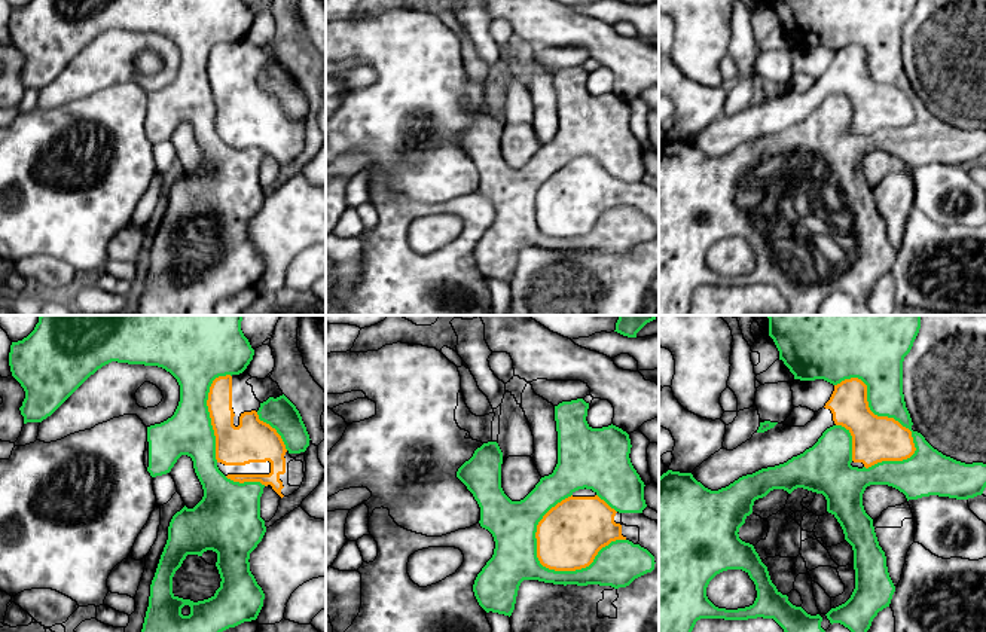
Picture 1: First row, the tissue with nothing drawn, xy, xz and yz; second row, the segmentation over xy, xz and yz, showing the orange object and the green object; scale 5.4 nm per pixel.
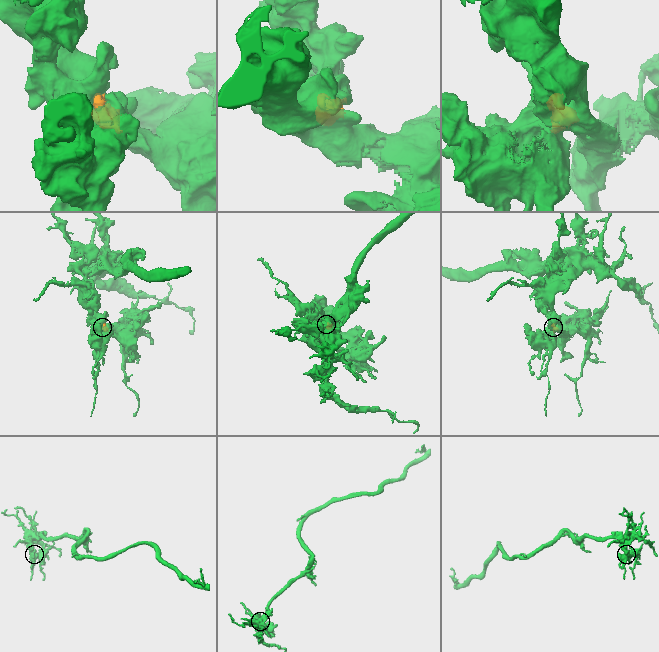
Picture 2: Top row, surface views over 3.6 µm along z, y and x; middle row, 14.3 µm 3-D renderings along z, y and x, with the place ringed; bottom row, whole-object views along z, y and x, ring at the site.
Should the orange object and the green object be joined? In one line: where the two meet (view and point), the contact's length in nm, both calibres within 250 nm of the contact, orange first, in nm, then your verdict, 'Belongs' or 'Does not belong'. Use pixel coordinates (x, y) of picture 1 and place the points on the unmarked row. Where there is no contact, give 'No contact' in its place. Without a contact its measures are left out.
Touches orange at yz (872, 79). Shared border 600 nm. Thickness 260 nm (orange) against 240 nm. Does not belong

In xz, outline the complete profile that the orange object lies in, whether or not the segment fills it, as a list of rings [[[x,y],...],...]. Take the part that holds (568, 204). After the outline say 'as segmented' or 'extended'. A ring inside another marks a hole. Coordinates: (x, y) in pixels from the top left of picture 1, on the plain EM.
[[[579,156],[552,174],[537,192],[537,225],[555,238],[576,238],[589,233],[598,219],[616,207],[629,207],[654,223],[654,236],[629,253],[614,256],[599,251],[553,251],[523,247],[519,253],[515,277],[510,283],[510,308],[507,315],[659,315],[659,190],[642,180],[619,180],[592,156]]] | extended

